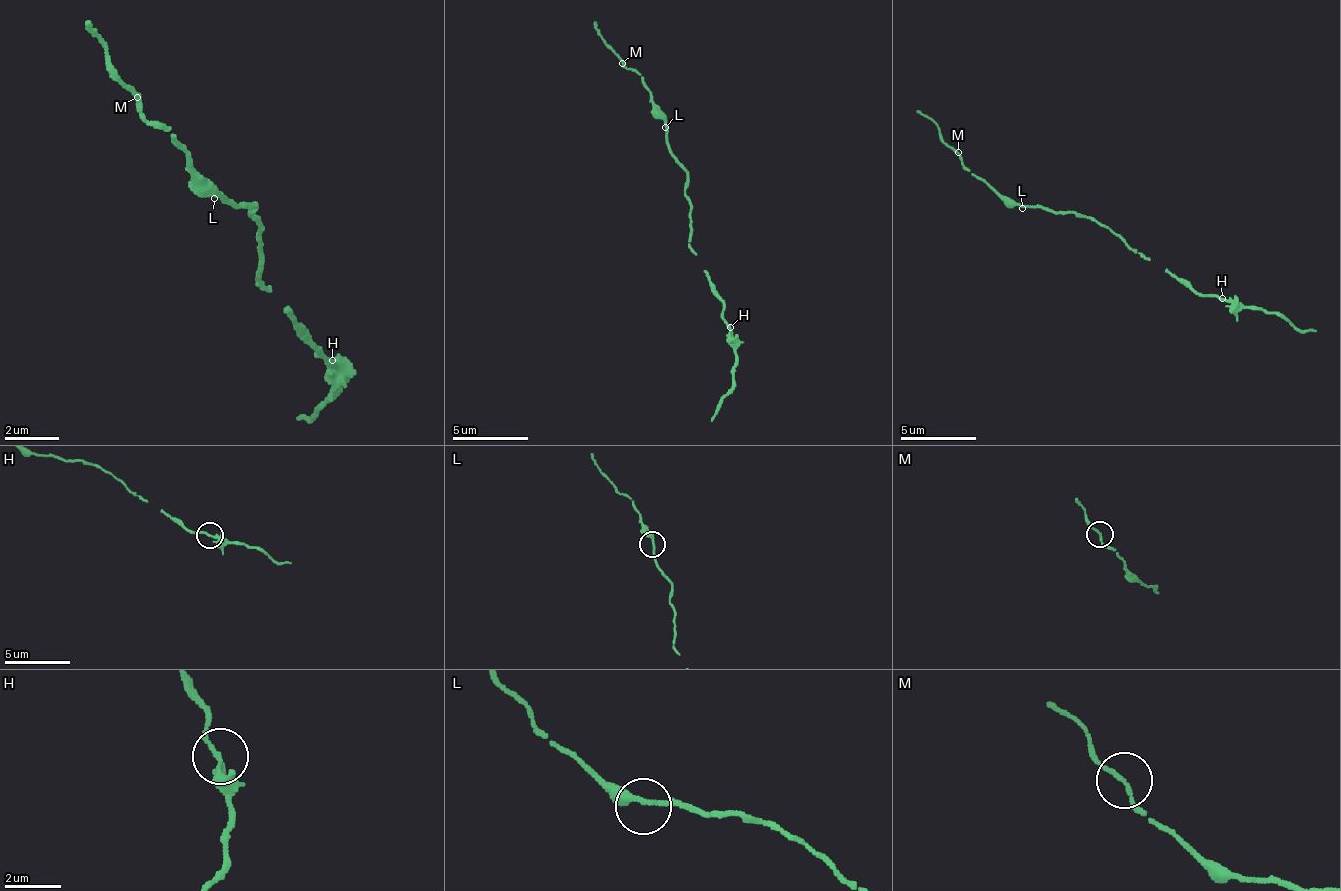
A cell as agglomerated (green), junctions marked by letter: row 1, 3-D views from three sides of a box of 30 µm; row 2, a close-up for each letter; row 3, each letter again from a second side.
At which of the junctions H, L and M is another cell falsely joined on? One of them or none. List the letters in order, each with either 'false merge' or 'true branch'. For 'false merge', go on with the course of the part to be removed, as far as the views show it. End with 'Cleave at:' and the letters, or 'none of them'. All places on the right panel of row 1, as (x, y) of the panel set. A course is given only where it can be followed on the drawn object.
H: true branch
L: true branch
M: true branch
Cleave at: none of them

